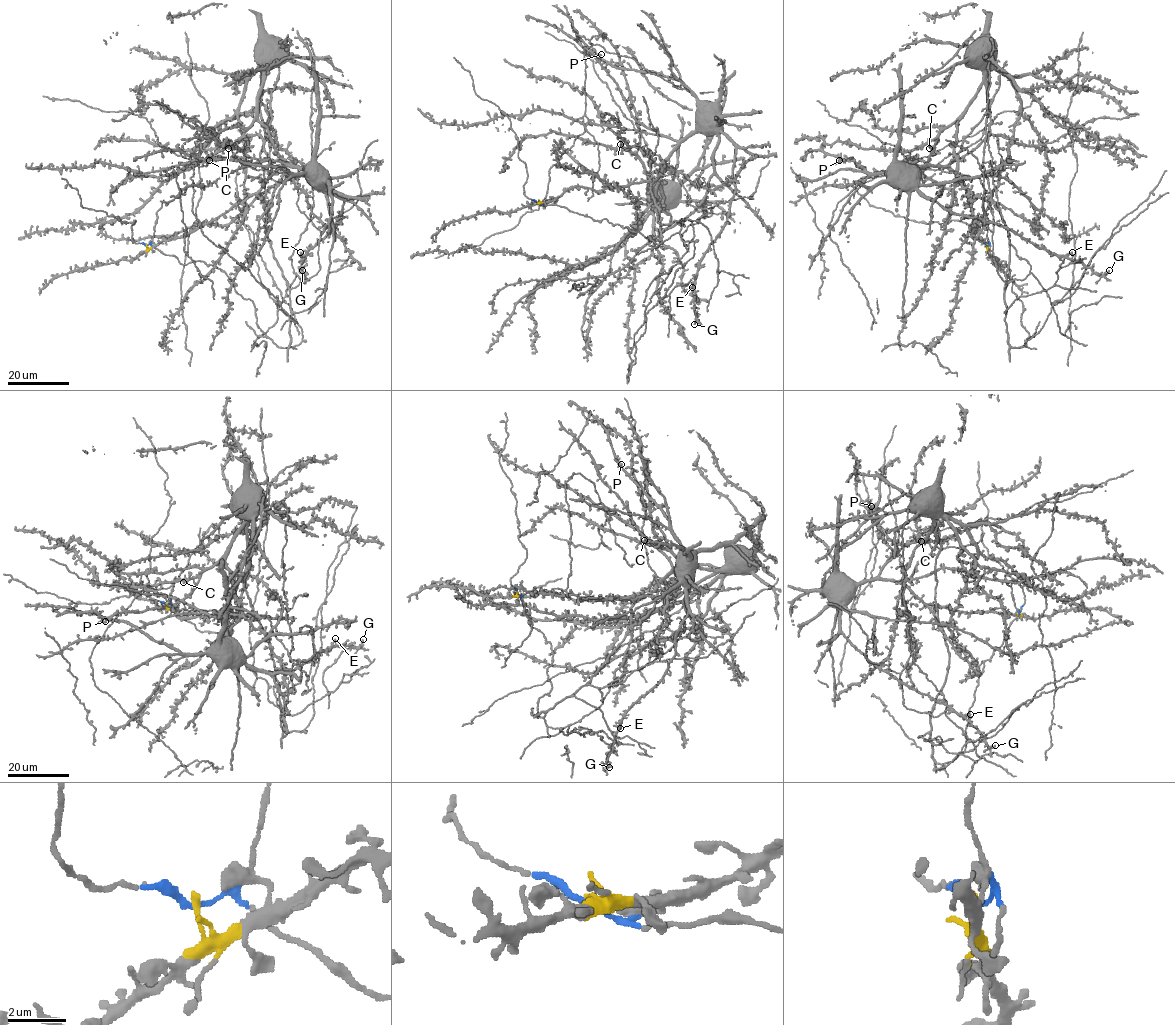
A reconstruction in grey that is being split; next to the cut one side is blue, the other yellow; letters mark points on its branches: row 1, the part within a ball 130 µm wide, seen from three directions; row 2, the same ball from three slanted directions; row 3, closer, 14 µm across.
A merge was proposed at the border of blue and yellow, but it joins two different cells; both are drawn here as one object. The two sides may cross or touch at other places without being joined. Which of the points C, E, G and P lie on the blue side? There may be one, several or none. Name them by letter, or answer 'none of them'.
C

